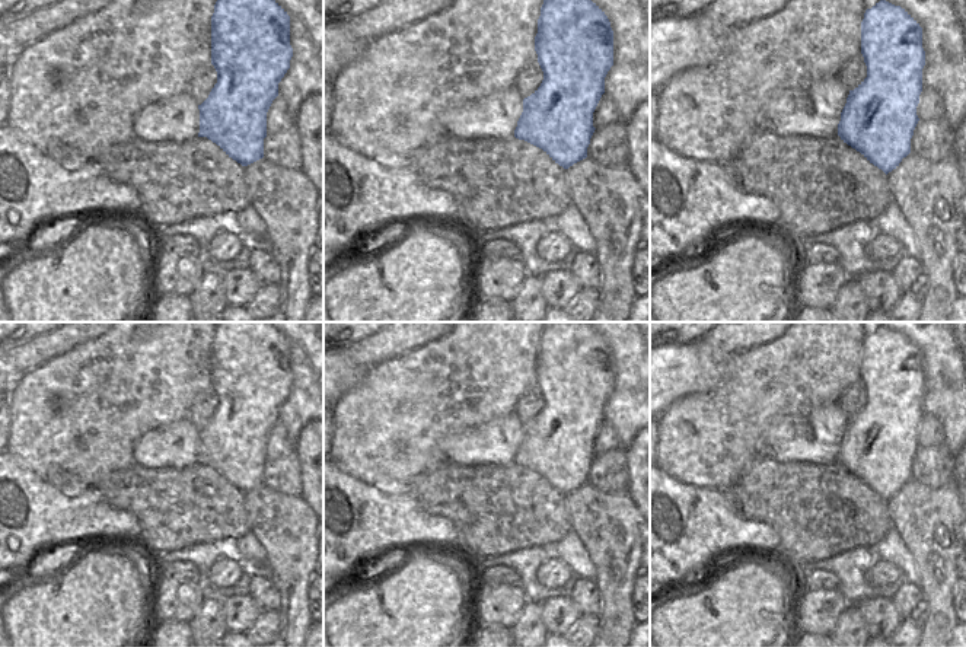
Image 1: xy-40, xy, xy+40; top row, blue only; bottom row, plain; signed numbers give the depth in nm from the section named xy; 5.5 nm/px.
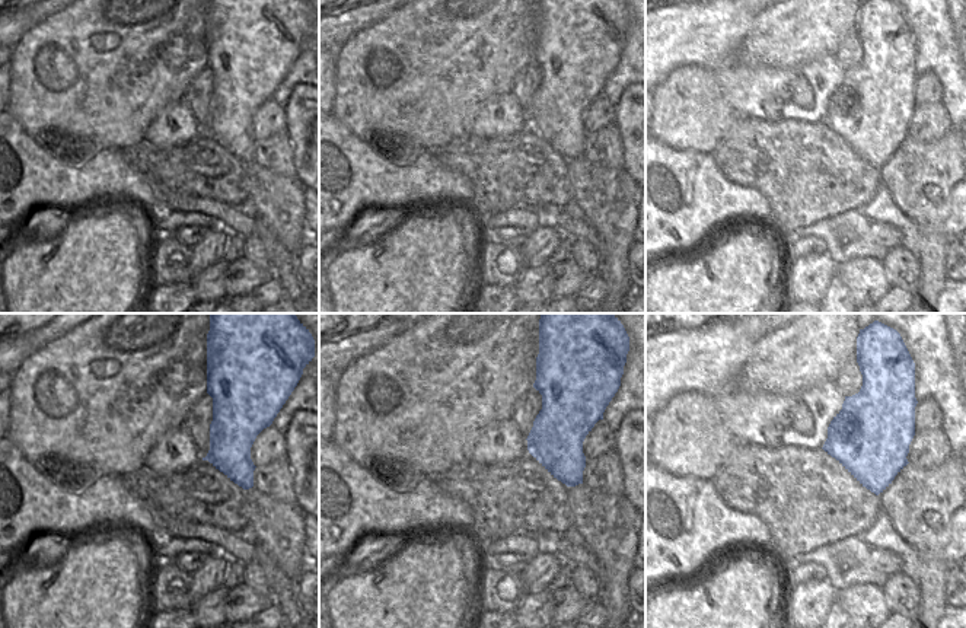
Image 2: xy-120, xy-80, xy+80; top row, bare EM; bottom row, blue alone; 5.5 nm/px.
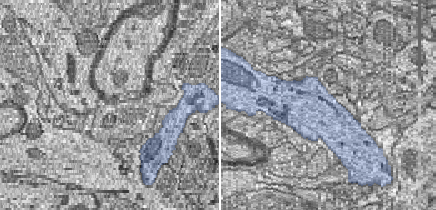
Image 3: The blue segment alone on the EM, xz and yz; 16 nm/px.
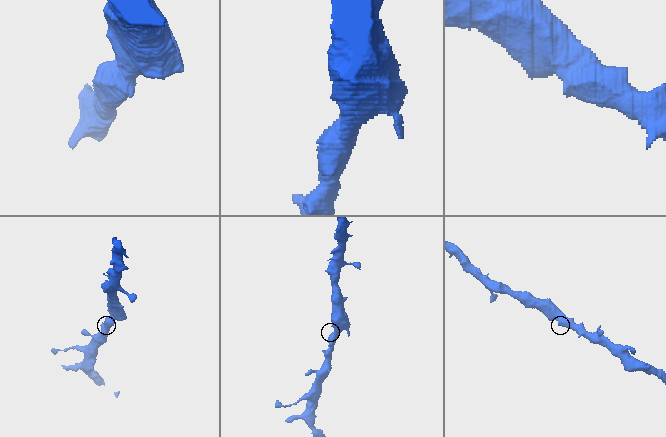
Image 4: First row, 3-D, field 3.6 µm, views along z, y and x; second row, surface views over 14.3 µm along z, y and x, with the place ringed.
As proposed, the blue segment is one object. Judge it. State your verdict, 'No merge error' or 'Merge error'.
No merge error.

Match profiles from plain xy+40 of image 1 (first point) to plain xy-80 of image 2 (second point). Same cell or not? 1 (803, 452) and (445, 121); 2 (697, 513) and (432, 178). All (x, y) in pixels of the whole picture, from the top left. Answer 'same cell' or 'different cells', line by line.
1: different cells
2: same cell

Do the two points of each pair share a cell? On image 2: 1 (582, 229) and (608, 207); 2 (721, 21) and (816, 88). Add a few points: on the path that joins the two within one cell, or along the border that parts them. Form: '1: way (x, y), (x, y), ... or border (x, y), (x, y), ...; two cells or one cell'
1: border (586, 220), (602, 244), (602, 255); two cells
2: way (721, 53), (721, 57), (752, 88), (784, 88); one cell

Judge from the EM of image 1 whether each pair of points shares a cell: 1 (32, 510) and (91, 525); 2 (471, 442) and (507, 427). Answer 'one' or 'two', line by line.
1: one
2: one

